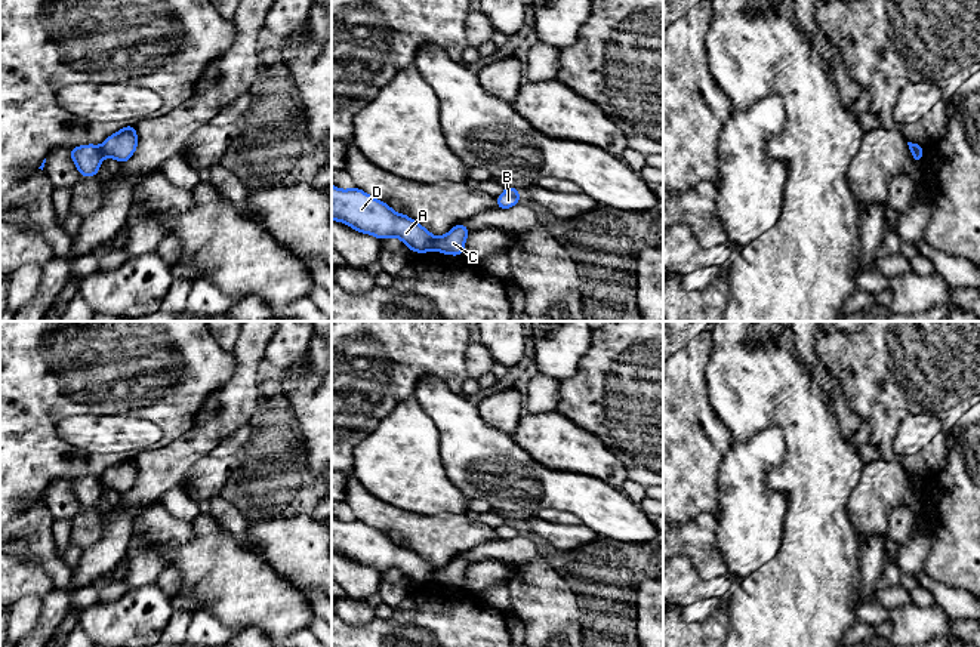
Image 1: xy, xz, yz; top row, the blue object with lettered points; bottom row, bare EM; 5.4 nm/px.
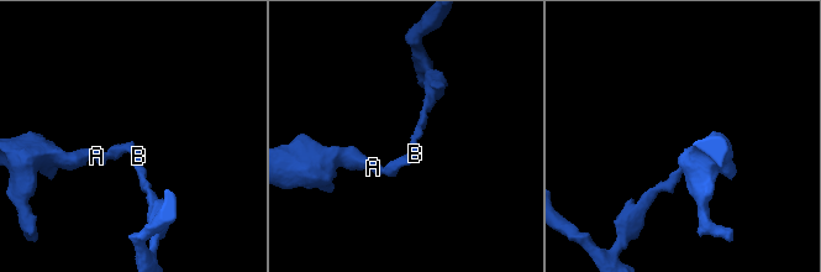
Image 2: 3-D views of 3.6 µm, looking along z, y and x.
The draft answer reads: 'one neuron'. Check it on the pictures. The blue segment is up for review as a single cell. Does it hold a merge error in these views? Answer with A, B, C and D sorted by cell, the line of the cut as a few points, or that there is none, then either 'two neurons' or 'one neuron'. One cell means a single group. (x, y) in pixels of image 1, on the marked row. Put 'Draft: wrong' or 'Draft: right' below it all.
A D / B C | xz (435, 237), (433, 247) | two neurons
Draft: wrong

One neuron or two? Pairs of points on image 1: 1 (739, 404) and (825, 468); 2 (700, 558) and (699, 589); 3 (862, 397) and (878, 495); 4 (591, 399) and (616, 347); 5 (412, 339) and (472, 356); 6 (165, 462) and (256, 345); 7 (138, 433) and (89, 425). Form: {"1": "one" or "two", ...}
{"1": "one", "2": "two", "3": "two", "4": "one", "5": "two", "6": "one", "7": "one"}

